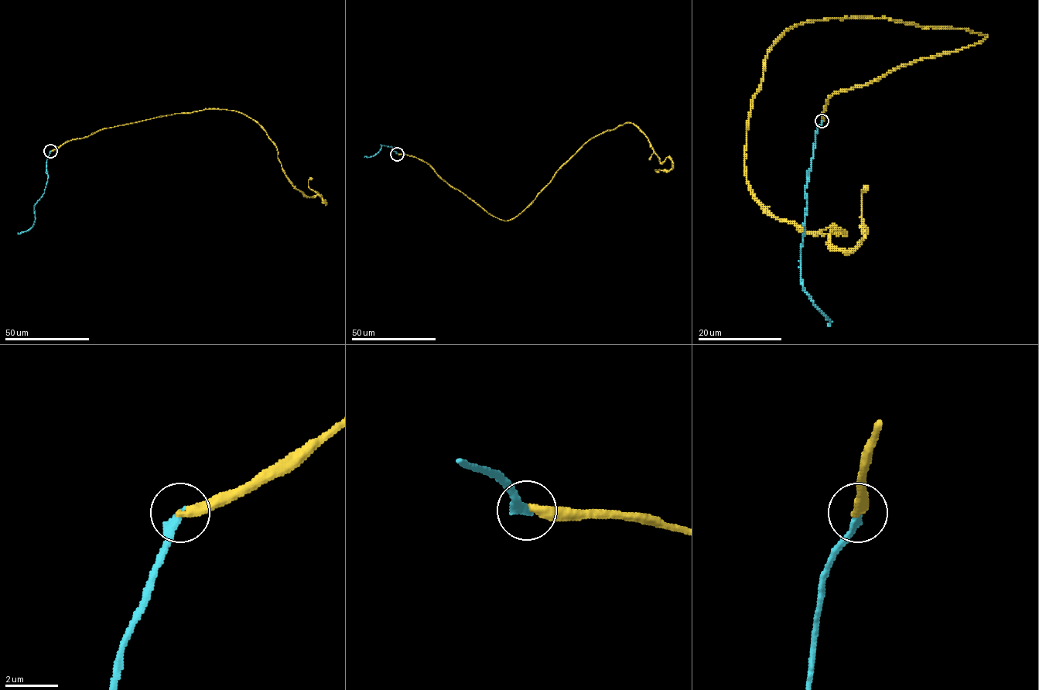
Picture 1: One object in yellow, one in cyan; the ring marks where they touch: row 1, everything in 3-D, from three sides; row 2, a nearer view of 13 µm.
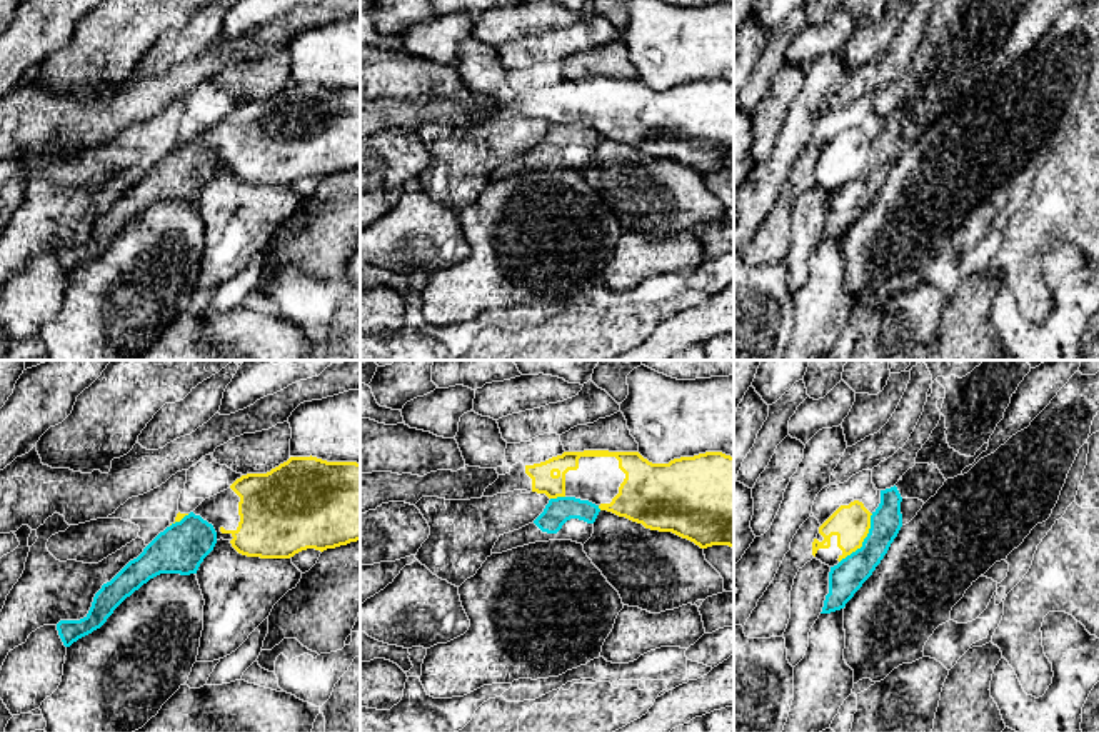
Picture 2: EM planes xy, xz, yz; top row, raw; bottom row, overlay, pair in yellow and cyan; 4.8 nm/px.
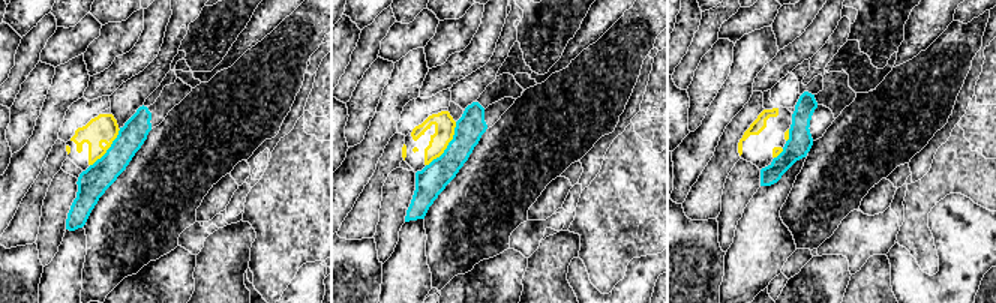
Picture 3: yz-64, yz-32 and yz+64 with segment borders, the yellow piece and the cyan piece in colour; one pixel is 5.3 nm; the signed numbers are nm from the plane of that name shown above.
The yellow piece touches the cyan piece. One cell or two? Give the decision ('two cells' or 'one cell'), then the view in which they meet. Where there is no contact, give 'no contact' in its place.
two cells; meets yellow in yz

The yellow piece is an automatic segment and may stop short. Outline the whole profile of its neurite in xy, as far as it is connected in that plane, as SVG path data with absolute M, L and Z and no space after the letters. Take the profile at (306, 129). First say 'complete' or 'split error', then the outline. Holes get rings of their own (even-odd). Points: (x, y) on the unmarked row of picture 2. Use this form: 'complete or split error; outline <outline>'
split error; outline M290 83L267 100L247 100L227 117L205 125L195 137L247 183L290 185L315 175L327 177L360 167L360 90Z

